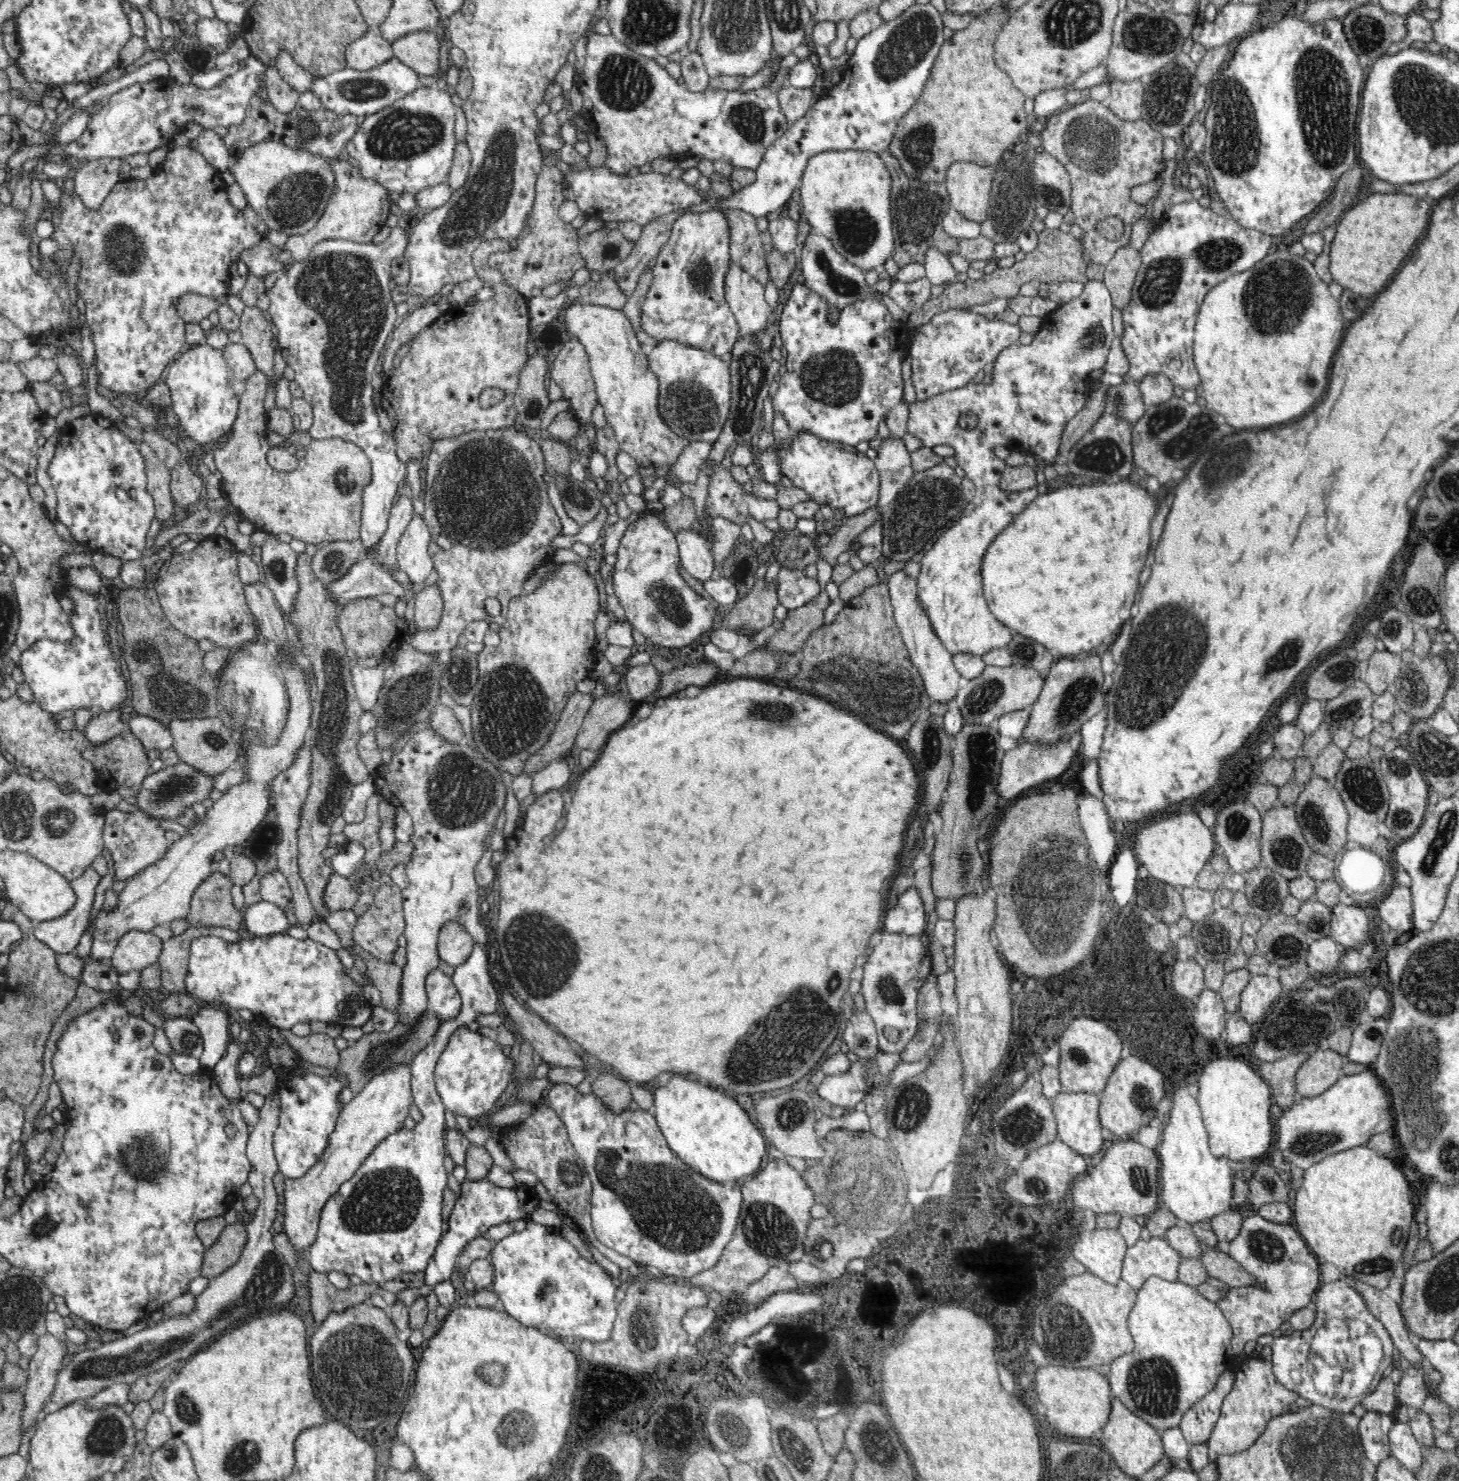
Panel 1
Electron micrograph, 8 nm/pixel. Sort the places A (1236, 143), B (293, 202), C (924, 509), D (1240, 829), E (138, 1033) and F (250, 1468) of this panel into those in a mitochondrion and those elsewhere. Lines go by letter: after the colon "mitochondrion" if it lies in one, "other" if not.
A: mitochondrion
B: mitochondrion
C: mitochondrion
D: mitochondrion
E: other
F: mitochondrion

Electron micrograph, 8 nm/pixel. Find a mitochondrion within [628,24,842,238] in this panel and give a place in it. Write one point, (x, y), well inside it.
(748, 119)

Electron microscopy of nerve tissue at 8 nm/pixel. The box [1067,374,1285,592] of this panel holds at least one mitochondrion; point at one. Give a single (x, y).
(1177, 432)

